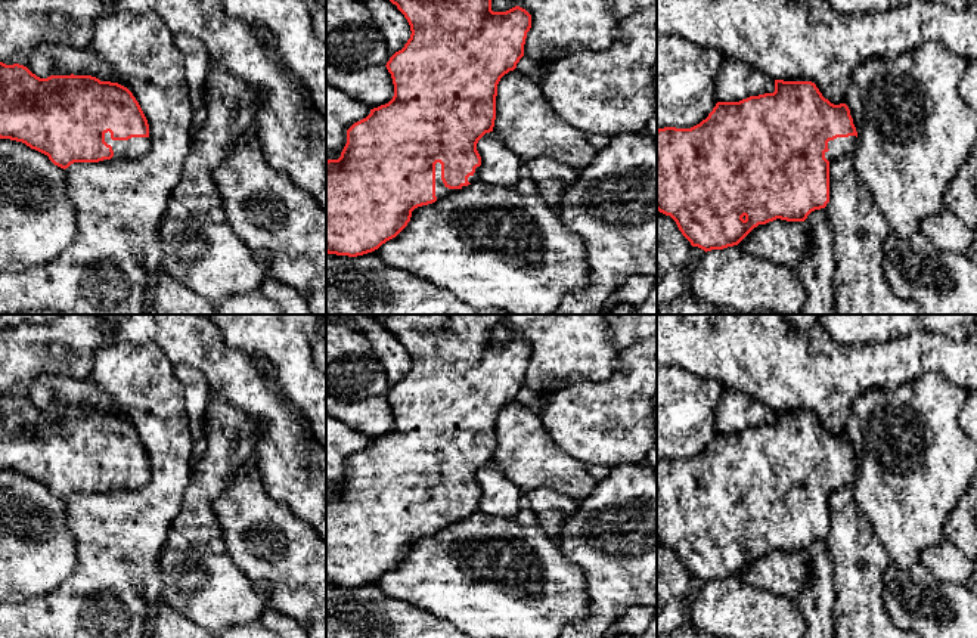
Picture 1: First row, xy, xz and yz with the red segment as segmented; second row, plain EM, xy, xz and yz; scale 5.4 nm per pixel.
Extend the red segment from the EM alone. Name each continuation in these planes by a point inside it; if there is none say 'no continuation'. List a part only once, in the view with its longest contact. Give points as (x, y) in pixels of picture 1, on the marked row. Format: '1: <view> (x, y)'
1: xy (133, 148)

